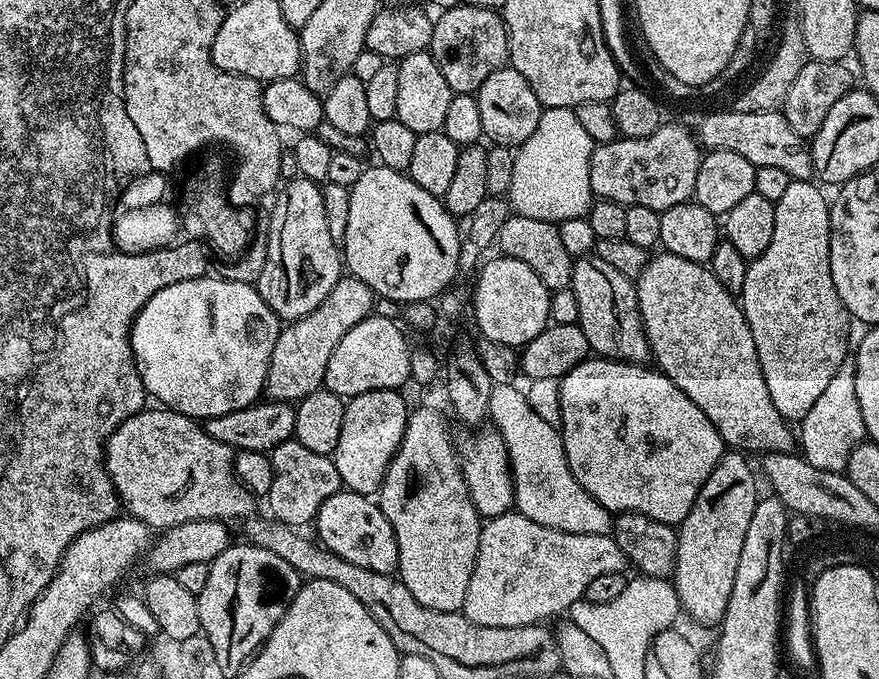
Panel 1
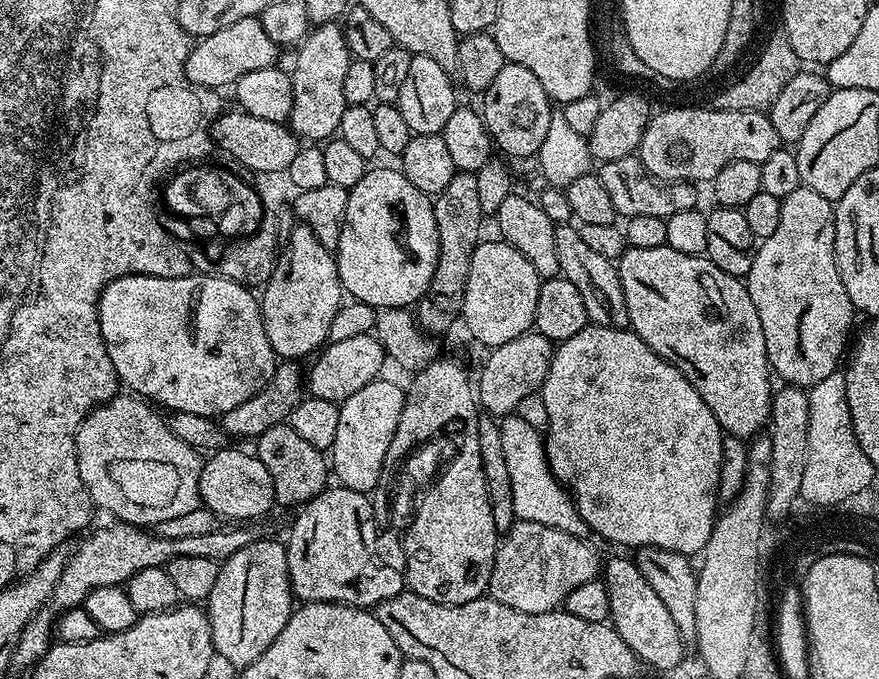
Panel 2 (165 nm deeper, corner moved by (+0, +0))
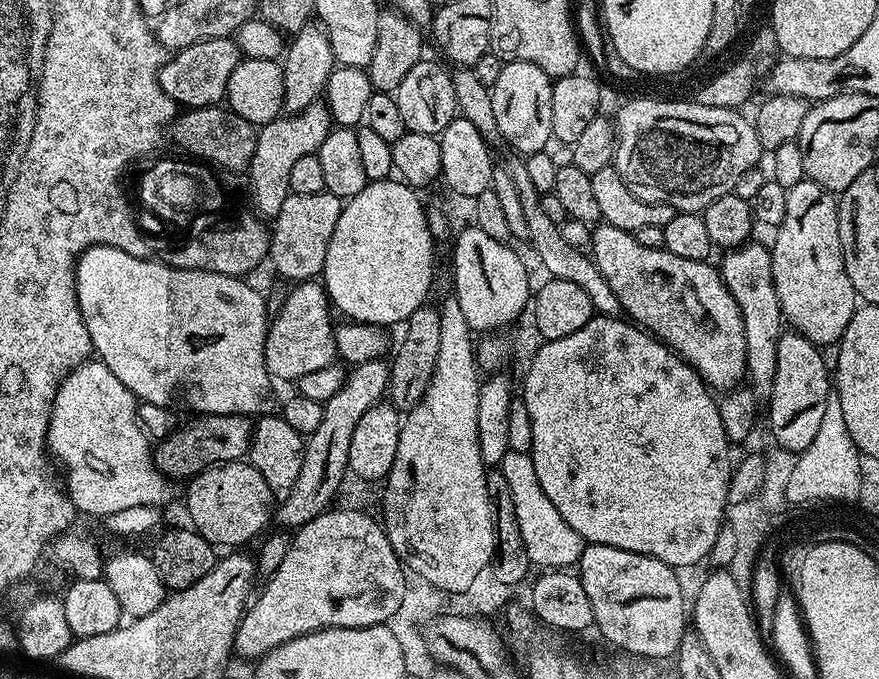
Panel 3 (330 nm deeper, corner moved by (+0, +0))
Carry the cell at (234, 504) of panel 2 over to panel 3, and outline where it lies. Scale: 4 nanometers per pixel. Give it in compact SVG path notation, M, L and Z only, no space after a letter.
M247 462L217 464L196 473L187 481L188 516L191 527L213 546L236 550L239 544L248 544L274 516L274 501L266 478Z

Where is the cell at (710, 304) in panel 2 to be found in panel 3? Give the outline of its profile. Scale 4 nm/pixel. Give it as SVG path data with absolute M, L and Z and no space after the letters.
M600 222L592 228L590 259L598 266L602 278L610 282L610 290L618 298L621 309L639 327L655 336L661 344L667 344L677 356L682 357L701 376L709 389L731 390L745 379L746 330L742 330L742 312L734 296L721 276L721 269L708 260L678 258L662 248L638 246L635 235L626 230Z

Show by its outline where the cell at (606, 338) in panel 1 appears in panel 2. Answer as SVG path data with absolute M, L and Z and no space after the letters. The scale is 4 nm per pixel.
M572 224L557 225L554 240L557 243L558 264L561 275L577 287L585 303L589 323L607 328L628 328L628 311L622 294L619 269L611 260L595 253L583 241L579 229Z

